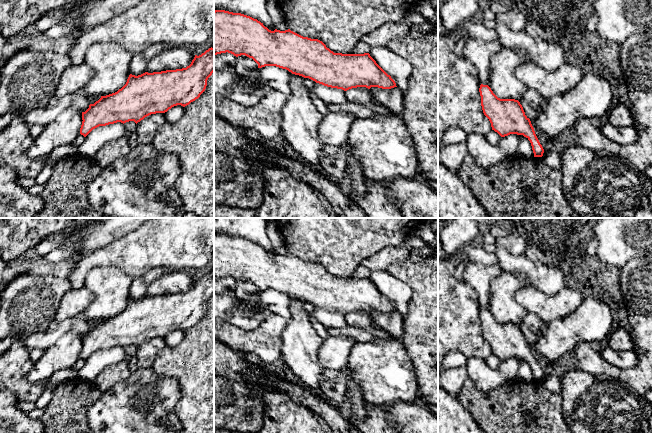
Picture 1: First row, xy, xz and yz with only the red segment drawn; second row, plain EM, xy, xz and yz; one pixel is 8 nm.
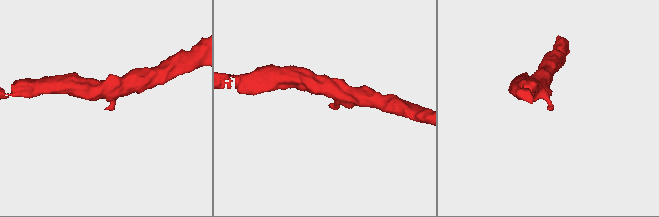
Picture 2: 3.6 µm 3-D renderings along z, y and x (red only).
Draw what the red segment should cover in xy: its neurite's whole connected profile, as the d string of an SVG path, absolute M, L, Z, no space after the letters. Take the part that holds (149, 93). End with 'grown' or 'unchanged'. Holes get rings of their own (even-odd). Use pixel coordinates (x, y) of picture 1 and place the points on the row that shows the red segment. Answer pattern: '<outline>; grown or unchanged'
M209 48L201 55L195 55L191 64L186 68L166 70L135 76L130 74L126 84L117 92L101 96L94 104L82 112L80 134L86 137L93 129L117 122L134 121L136 124L145 117L165 113L174 106L189 105L205 91L207 80L214 72L214 48Z; unchanged

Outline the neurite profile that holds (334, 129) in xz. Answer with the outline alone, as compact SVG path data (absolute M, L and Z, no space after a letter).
M339 111L329 112L323 117L318 128L318 135L325 146L348 145L349 131L352 123L357 119L354 114Z

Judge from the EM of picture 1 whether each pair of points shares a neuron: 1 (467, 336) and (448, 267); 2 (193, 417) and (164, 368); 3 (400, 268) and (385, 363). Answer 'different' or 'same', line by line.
1: same
2: same
3: different

